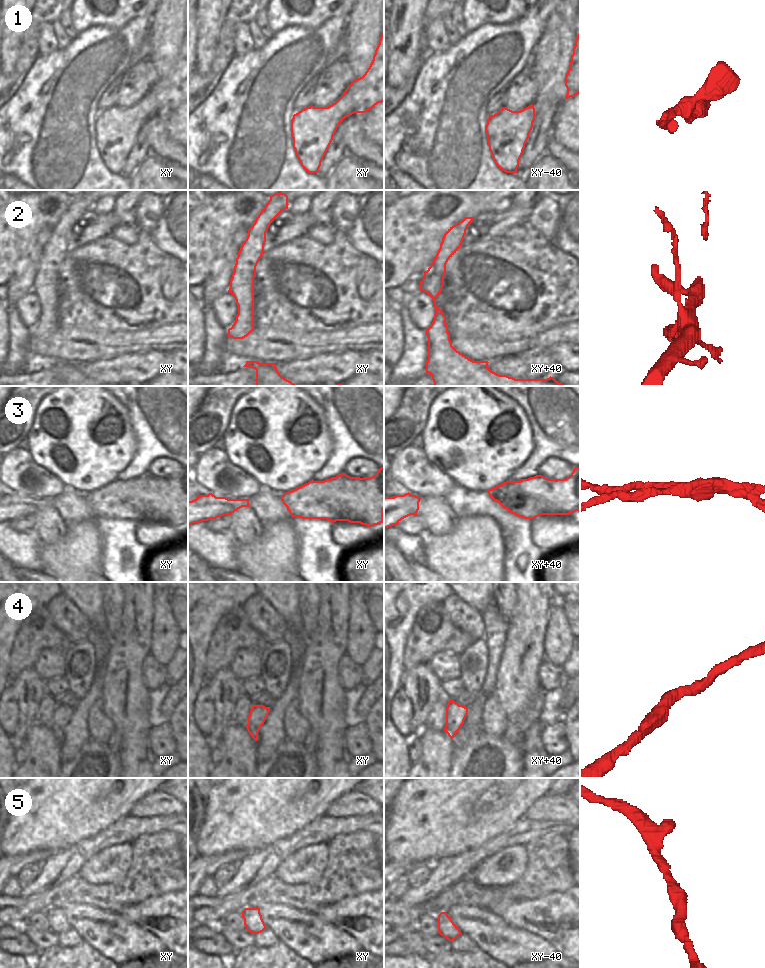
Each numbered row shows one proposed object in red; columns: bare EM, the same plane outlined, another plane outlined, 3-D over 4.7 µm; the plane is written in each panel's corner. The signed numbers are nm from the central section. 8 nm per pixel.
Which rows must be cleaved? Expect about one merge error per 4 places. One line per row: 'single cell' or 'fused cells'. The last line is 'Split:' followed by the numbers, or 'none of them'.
1: single cell
2: fused cells
3: fused cells
4: single cell
5: single cell
Split: 2, 3

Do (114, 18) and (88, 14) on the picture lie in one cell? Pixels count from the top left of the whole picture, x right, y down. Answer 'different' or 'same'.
same

